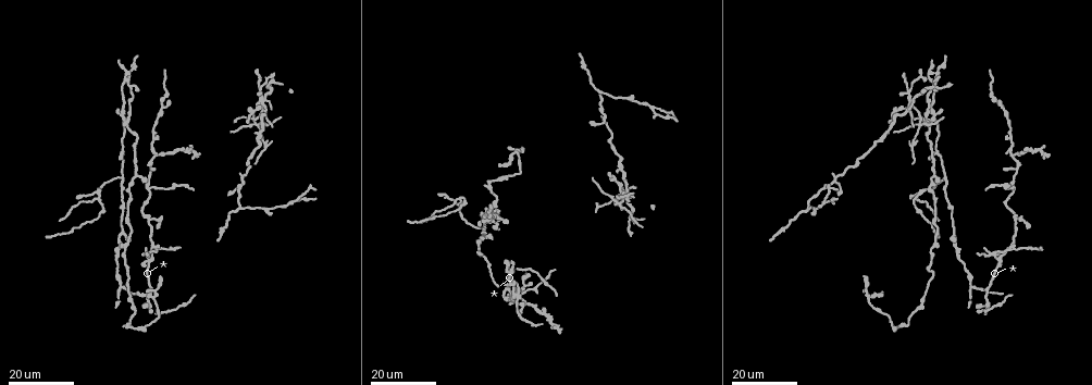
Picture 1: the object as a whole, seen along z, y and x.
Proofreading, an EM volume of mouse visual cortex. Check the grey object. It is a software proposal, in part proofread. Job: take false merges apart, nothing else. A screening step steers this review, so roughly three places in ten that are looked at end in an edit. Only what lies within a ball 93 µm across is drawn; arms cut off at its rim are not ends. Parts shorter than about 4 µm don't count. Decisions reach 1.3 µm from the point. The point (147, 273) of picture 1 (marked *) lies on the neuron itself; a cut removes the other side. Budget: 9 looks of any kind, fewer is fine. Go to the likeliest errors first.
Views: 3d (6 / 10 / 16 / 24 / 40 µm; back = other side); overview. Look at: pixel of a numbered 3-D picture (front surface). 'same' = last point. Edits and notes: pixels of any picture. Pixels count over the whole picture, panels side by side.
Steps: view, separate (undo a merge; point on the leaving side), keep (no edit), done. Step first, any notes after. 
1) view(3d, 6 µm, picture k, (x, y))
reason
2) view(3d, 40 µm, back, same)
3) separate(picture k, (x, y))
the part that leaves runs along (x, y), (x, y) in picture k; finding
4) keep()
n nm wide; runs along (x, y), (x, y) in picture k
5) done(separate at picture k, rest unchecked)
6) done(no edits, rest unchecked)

view(3d, 24 µm, picture 1, (148, 260))
looks like a crossing

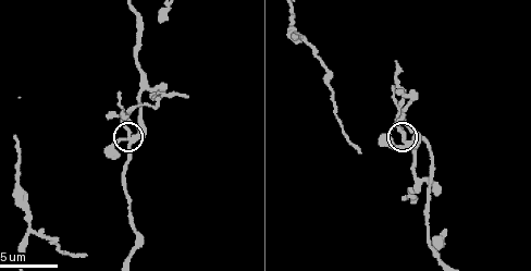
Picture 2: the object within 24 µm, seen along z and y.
view(3d, 6 µm, picture 2, (131, 136))

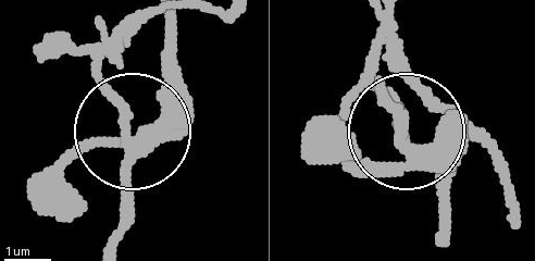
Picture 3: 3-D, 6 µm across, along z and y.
separate(picture 3, (115, 103))
the part that leaves runs along (124, 149), (101, 60), (159, 13) in picture 3; a second neuron is stuck on

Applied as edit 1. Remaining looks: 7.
view(overview)

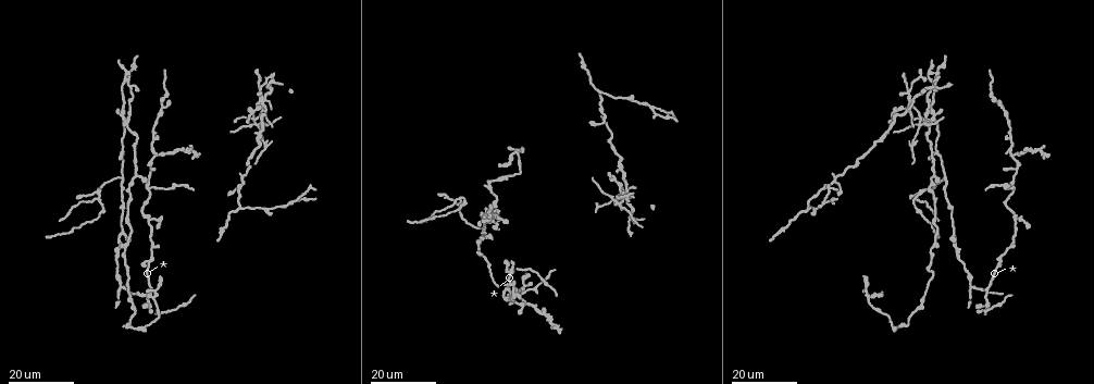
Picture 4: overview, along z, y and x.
view(3d, 16 µm, picture 4, (147, 188))
three-way junction

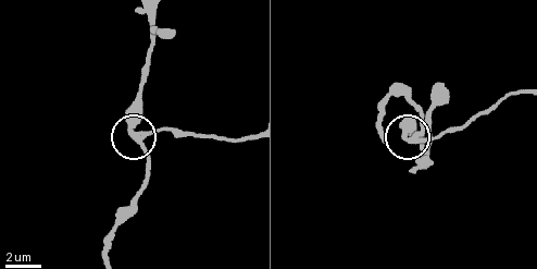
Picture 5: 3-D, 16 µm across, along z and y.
view(3d, 6 µm, picture 5, (146, 134))

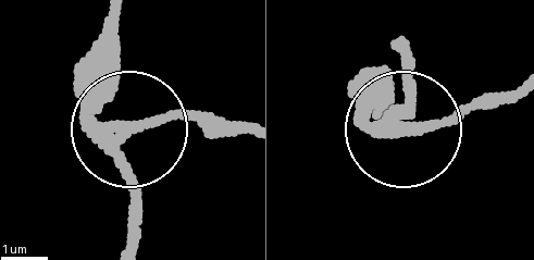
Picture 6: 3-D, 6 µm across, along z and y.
separate(picture 6, (193, 112))
the part that leaves runs along (129, 126), (184, 115), (243, 126) in picture 6; a second neuron is stuck on

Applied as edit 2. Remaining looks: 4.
view(overview)

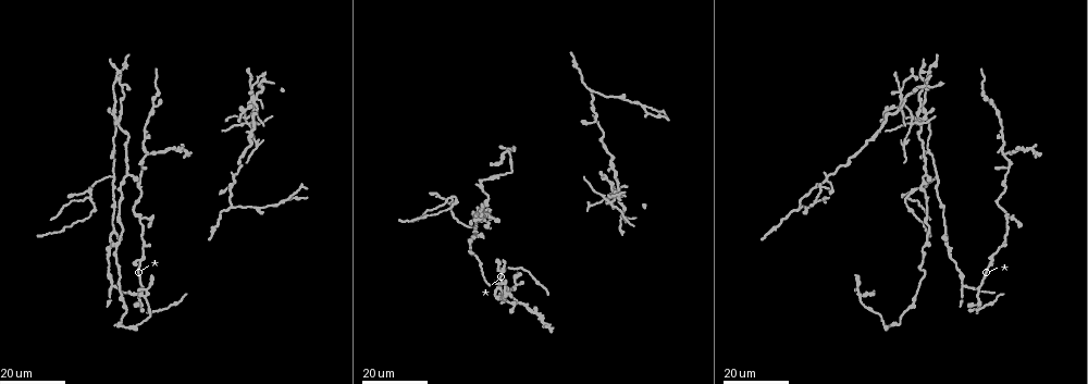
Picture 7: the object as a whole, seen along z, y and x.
view(3d, 16 µm, picture 7, (283, 200))
branch point

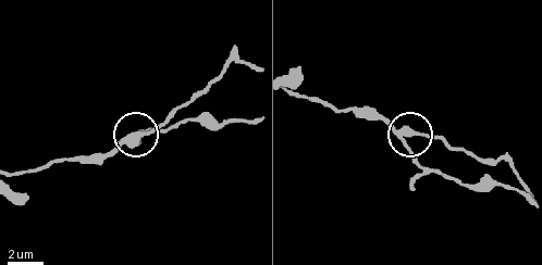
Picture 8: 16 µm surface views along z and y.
view(3d, 10 µm, picture 8, (405, 136))

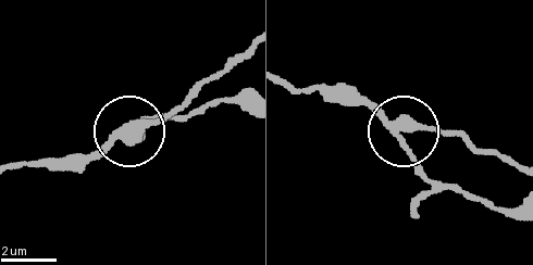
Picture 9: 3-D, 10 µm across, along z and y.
separate(picture 9, (158, 124))
310 nm wide; the part that leaves runs along (120, 133), (160, 124), (244, 55) in picture 9; two neurons meet here

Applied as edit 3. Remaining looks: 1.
done(separate at picture 3, separate at picture 6, separate at picture 9, rest unchecked)

